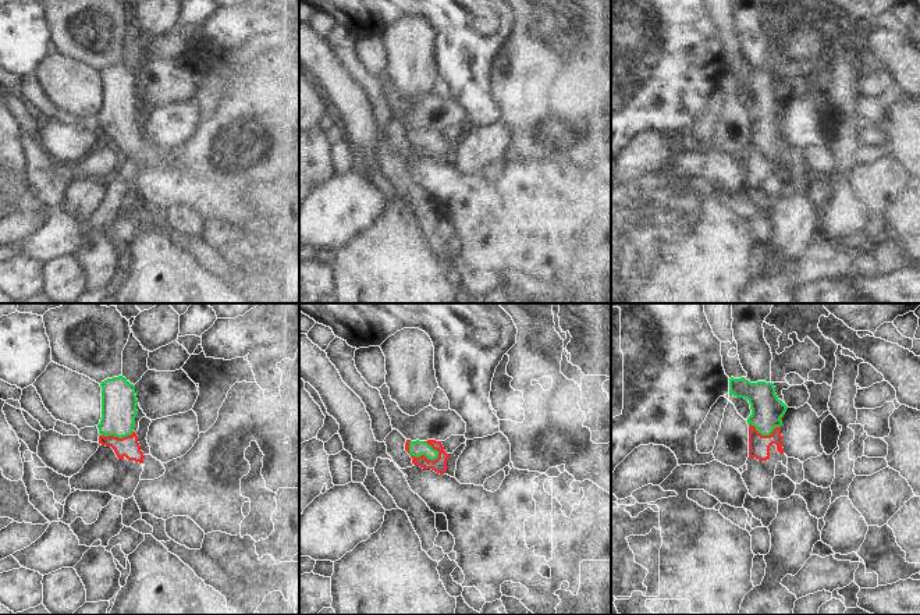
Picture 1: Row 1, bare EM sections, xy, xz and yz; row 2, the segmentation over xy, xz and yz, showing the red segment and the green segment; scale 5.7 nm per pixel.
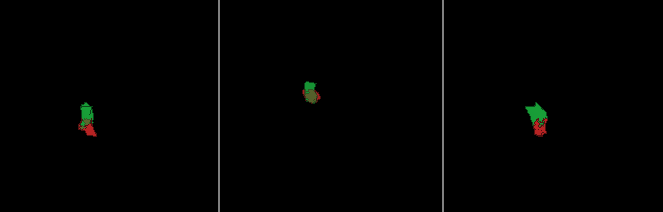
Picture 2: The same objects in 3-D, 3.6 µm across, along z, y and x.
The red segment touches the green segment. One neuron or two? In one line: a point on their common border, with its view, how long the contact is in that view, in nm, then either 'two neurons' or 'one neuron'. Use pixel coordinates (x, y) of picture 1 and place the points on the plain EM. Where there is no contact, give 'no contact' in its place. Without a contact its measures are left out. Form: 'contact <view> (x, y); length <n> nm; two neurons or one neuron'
contact xz (419, 145); length 200 nm; one neuron

